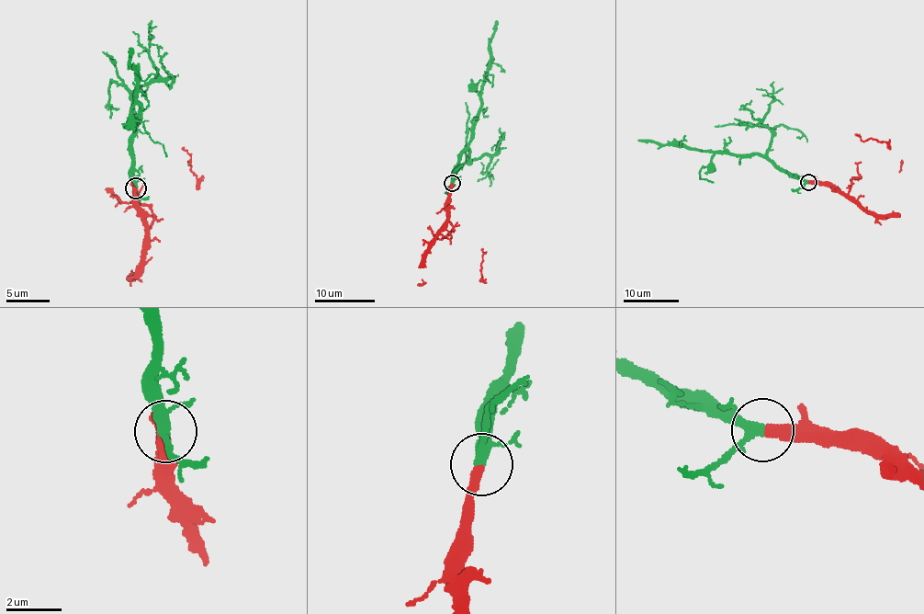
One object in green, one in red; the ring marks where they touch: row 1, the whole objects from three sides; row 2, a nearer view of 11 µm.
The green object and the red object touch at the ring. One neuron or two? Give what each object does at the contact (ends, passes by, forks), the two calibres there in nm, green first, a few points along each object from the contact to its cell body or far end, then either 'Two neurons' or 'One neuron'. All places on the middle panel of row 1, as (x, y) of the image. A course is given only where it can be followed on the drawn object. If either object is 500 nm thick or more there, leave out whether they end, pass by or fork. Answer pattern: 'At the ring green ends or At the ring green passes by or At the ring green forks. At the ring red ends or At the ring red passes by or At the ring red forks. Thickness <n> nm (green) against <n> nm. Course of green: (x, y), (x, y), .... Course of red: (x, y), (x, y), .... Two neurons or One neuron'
At the ring green passes by. At the ring red ends. Thickness 300 nm (green) against 400 nm. Course of green: (453, 183), (454, 167), (470, 142), (481, 105), (481, 83), (490, 60), (490, 39), (498, 21). Course of red: (453, 184), (447, 209), (447, 220), (454, 228), (443, 239), (482, 257), (481, 280). One neuron

